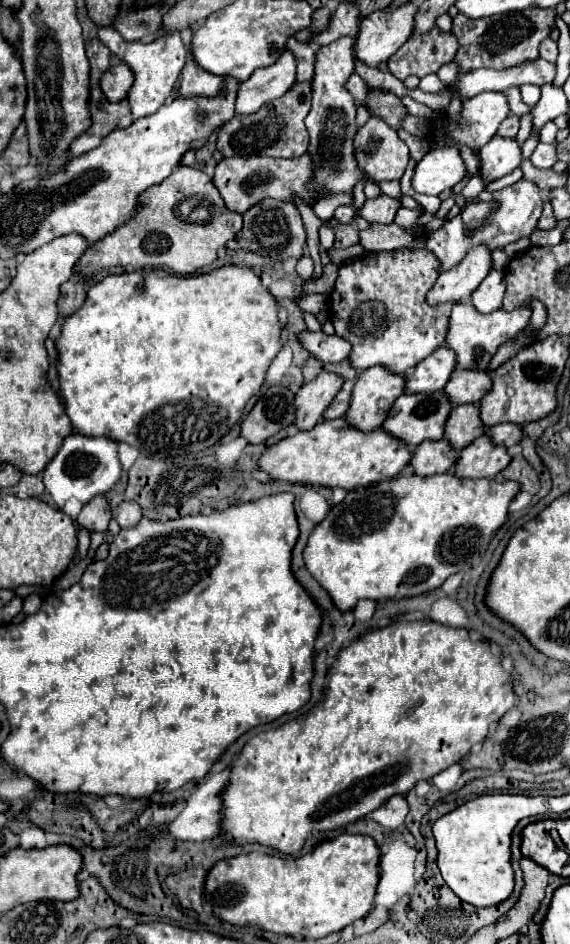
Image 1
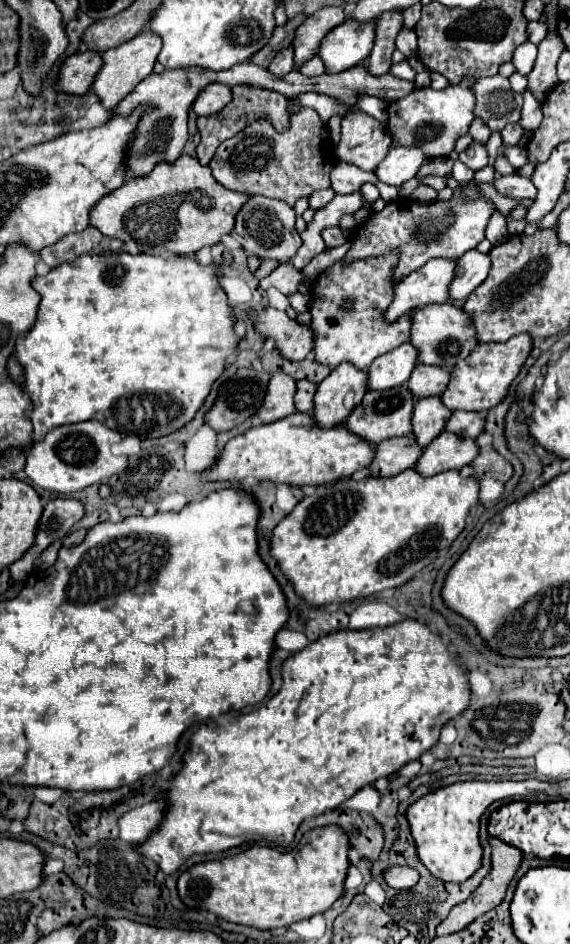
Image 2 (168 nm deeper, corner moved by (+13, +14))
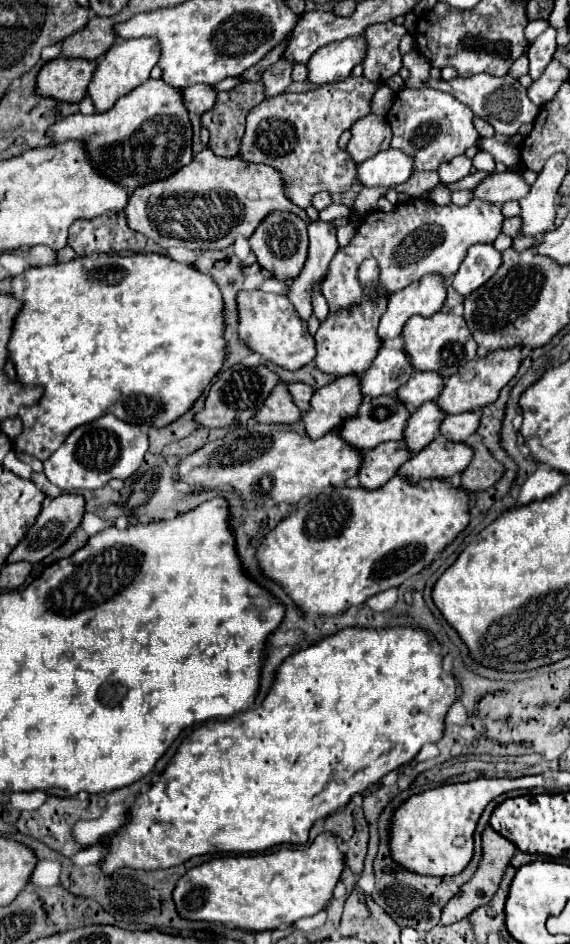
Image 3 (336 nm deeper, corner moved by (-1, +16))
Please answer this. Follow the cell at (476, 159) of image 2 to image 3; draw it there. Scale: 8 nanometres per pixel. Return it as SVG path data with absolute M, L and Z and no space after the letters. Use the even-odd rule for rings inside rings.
M478 152L474 156L474 168L476 170L486 170L486 172L494 172L494 158L488 152Z

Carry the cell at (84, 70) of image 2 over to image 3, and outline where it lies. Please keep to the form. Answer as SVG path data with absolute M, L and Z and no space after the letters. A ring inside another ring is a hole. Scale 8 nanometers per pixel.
M56 58L48 64L42 66L40 74L38 74L38 92L42 96L50 96L56 100L64 100L64 102L80 102L86 94L88 94L88 82L92 80L96 70L96 62L92 60L84 60L84 58Z

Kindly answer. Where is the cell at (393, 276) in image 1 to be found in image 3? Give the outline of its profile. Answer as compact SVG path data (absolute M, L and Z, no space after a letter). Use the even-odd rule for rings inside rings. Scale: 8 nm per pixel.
M368 258L362 262L362 266L358 270L358 280L360 280L360 286L364 288L362 302L354 304L352 308L342 308L338 312L330 312L326 316L326 320L320 324L318 332L314 334L316 352L318 352L314 364L326 374L334 374L334 376L358 374L360 376L362 372L368 370L368 364L372 364L372 360L376 358L376 352L382 346L382 340L376 336L376 324L378 324L380 316L384 314L388 296L378 292L380 266L376 264L376 260Z

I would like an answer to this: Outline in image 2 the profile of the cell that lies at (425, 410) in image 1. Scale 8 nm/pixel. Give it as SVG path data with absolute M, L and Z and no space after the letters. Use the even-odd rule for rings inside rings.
M398 386L398 388L390 388L382 392L370 390L366 392L366 398L362 398L362 402L346 418L346 428L358 438L368 440L370 444L378 444L386 438L410 434L412 432L412 426L410 426L412 410L414 410L414 398L410 398L410 390L406 390L406 386Z

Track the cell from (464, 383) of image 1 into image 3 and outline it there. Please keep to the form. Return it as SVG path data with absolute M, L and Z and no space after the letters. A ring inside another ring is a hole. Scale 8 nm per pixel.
M414 372L412 378L396 390L396 396L410 408L418 408L428 400L436 400L444 388L444 378L438 372Z

